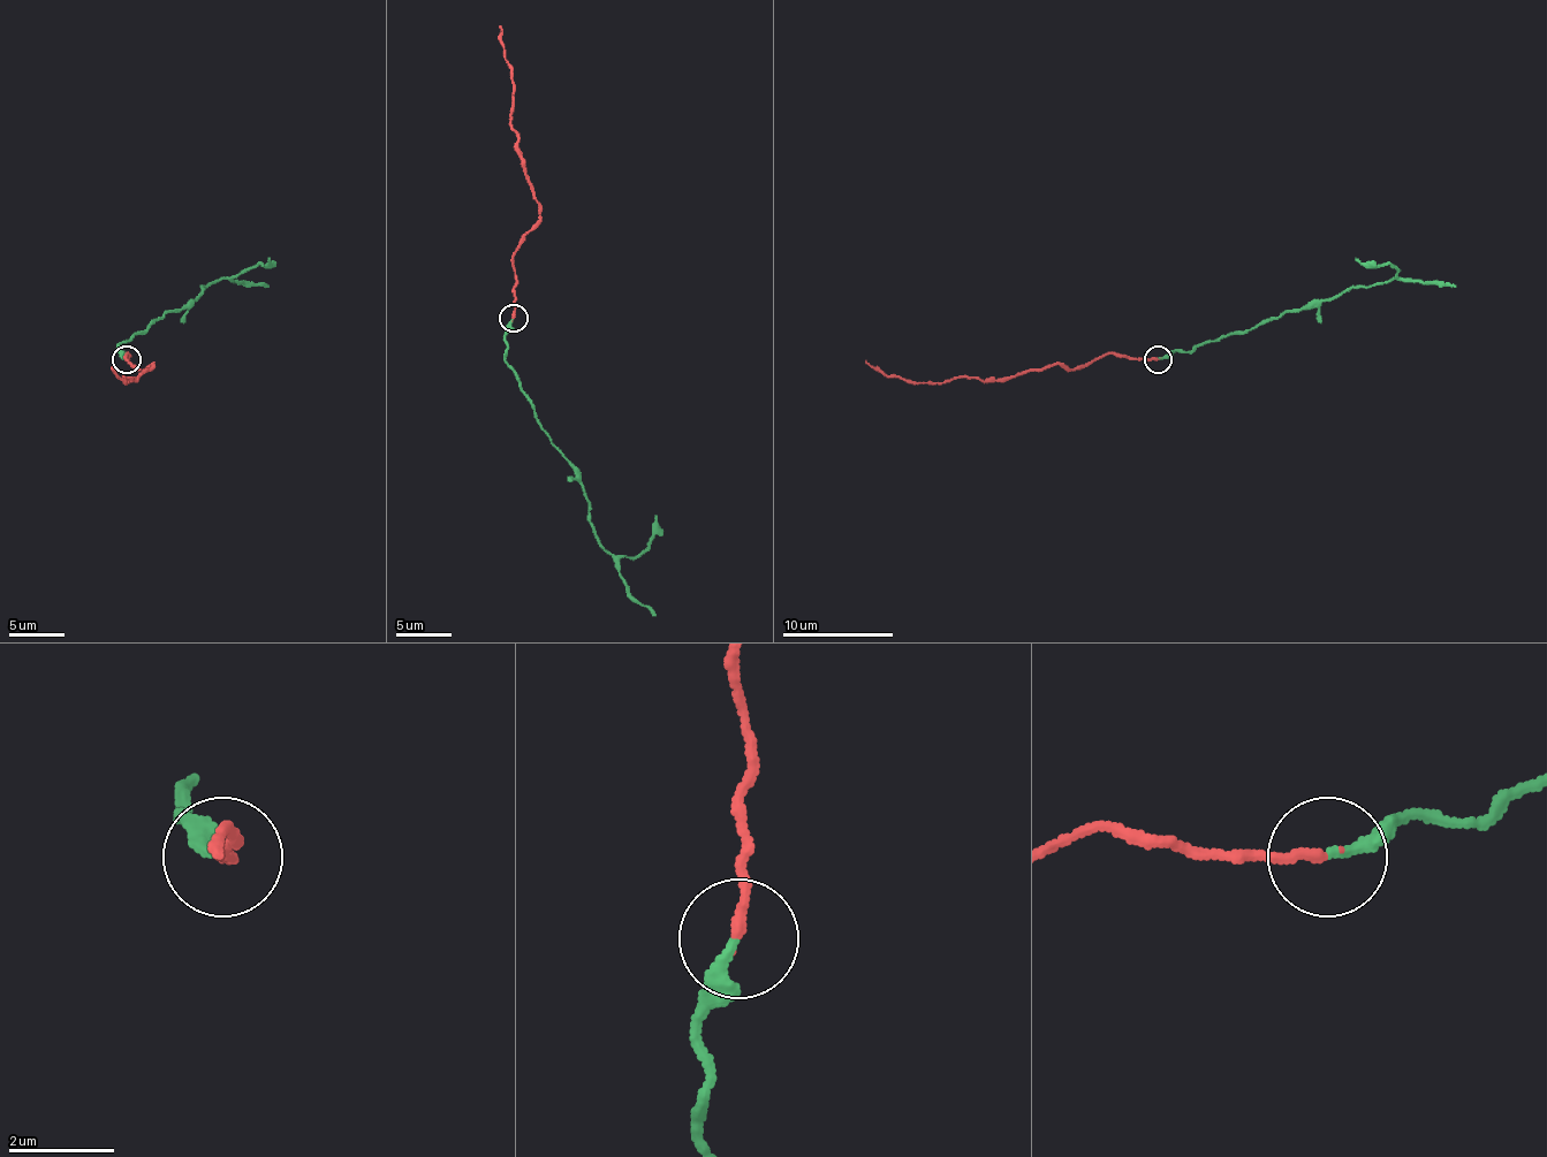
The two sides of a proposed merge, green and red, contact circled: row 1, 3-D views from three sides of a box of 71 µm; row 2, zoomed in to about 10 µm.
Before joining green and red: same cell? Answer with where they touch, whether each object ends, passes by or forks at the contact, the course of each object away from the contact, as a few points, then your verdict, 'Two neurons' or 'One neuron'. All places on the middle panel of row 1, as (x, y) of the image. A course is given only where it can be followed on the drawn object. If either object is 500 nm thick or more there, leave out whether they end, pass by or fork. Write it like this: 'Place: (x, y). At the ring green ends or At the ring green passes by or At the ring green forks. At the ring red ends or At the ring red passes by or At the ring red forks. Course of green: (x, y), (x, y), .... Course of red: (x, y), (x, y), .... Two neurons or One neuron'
Place: (514, 318). At the ring green ends. At the ring red ends. Course of green: (514, 319), (506, 363), (539, 427), (575, 472), (594, 538), (608, 553), (634, 557), (647, 547), (656, 516). Course of red: (514, 319), (514, 266), (525, 233), (539, 219), (539, 202), (512, 127), (512, 68), (500, 27). One neuron

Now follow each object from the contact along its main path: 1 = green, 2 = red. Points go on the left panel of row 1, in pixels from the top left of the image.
1: (127, 358), (119, 352), (119, 344), (188, 303), (207, 283), (247, 272), (260, 264), (263, 266), (268, 258)
2: (127, 358), (127, 352), (138, 370), (152, 366), (130, 380), (124, 378), (124, 383), (113, 372), (113, 362)

